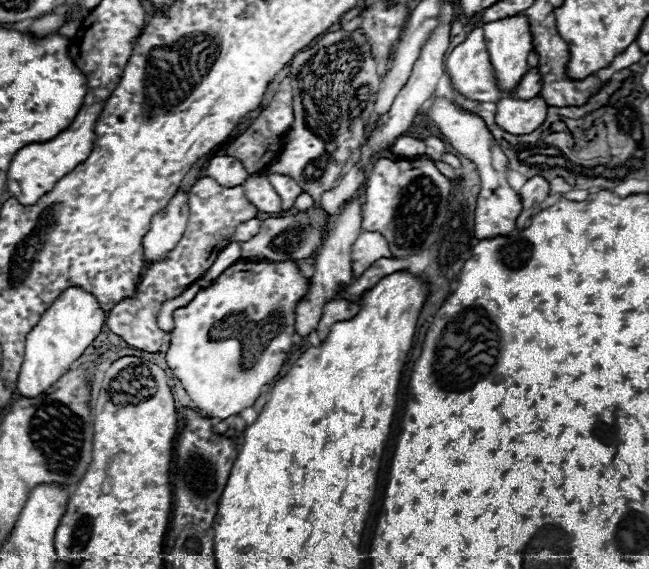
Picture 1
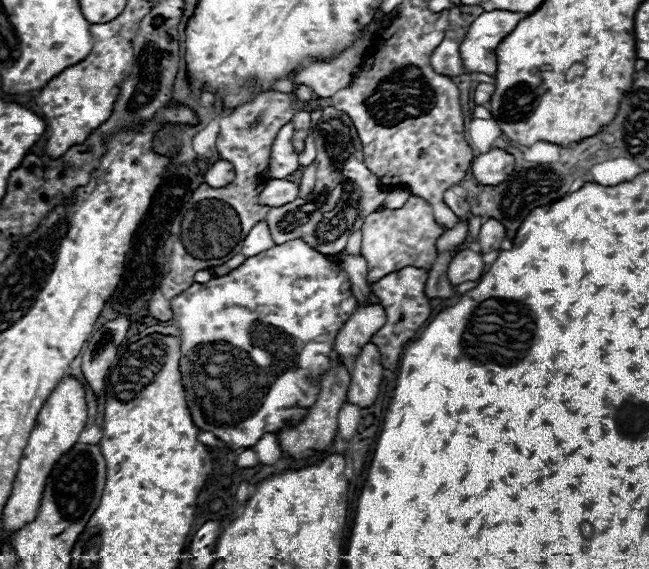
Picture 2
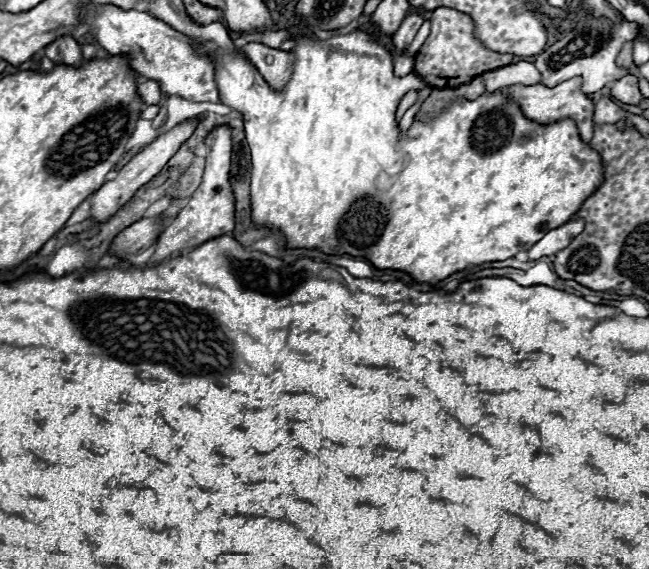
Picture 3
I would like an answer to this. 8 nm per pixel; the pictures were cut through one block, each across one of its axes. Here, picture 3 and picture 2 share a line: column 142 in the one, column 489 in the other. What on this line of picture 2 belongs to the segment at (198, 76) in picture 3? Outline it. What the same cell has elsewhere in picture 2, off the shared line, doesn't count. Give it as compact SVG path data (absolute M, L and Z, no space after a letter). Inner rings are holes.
M492 10L480 14L472 22L466 38L460 44L464 70L470 74L478 72L494 76L498 68L496 48L518 26L522 18L524 16L520 16L518 12L504 12L504 10Z

